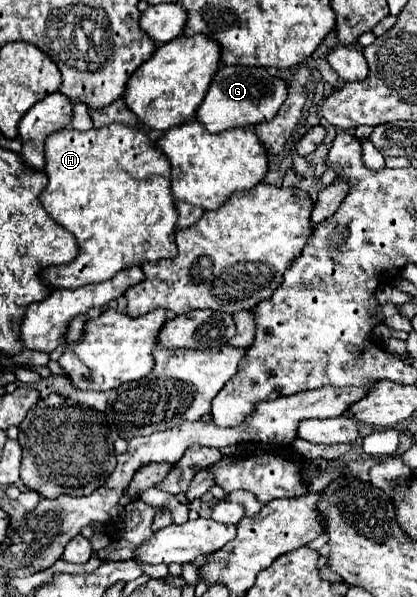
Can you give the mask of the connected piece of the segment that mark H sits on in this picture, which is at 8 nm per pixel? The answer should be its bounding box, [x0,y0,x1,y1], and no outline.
[39,124,175,288]

